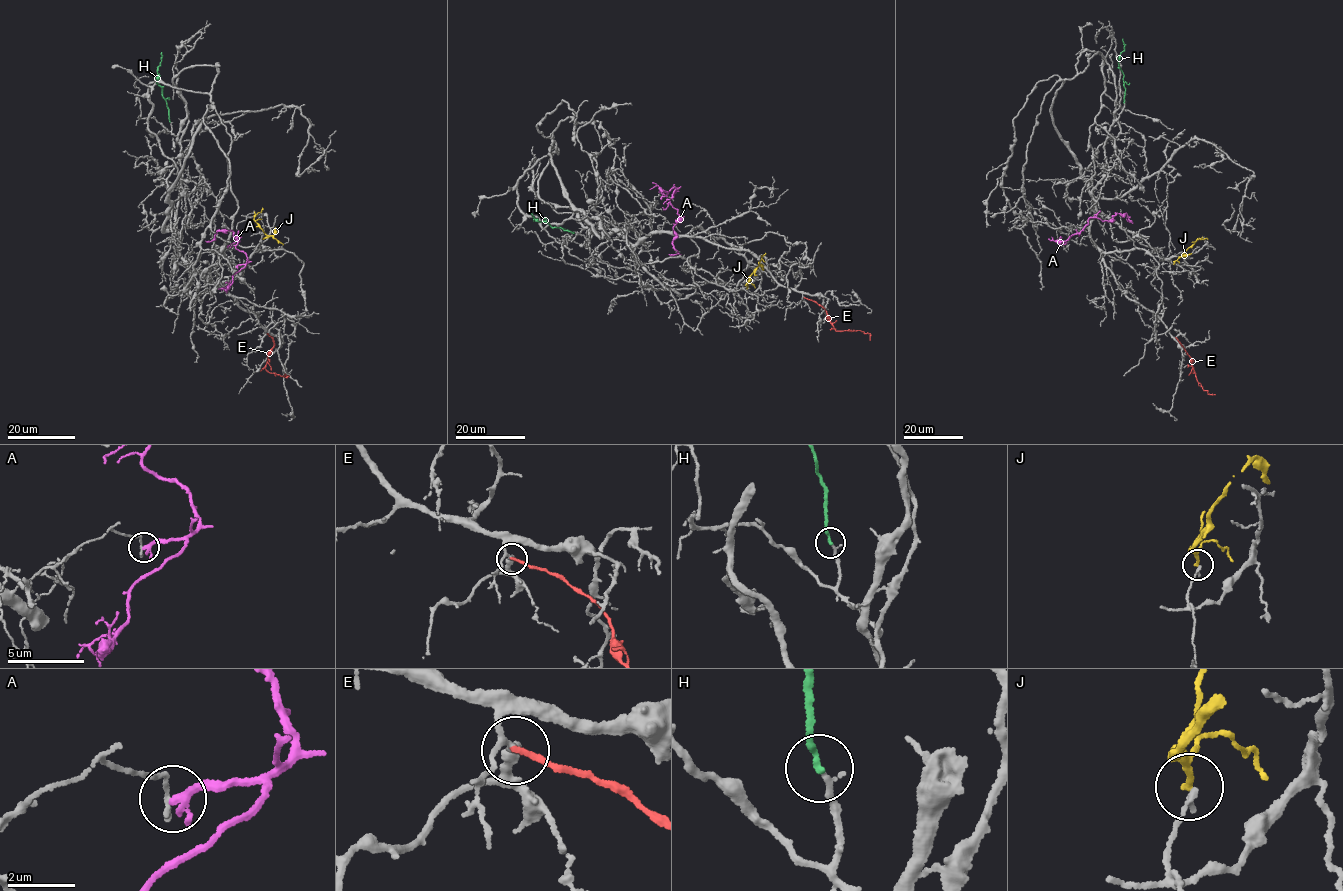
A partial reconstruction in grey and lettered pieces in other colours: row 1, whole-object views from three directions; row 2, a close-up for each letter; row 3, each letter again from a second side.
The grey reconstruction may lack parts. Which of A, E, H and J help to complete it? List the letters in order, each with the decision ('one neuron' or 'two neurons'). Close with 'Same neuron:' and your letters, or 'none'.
A: two neurons
E: two neurons
H: one neuron
J: two neurons
Same neuron: H

